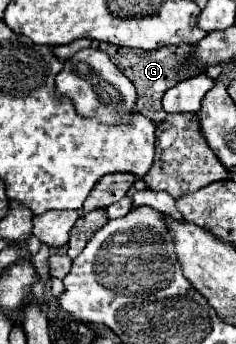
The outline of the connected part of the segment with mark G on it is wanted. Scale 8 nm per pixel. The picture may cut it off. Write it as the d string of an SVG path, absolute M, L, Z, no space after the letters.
M100 43L98 47L100 51L104 51L106 55L110 55L112 63L120 67L120 71L134 83L136 91L138 91L138 101L134 111L142 113L144 117L152 119L154 123L160 123L166 119L166 111L162 109L162 95L166 89L174 87L176 83L200 75L198 69L184 69L184 63L188 59L188 55L192 53L190 45L180 45L180 47L162 47L156 51L142 51L142 49L126 49L126 47L118 47L118 45L110 45L110 43Z

